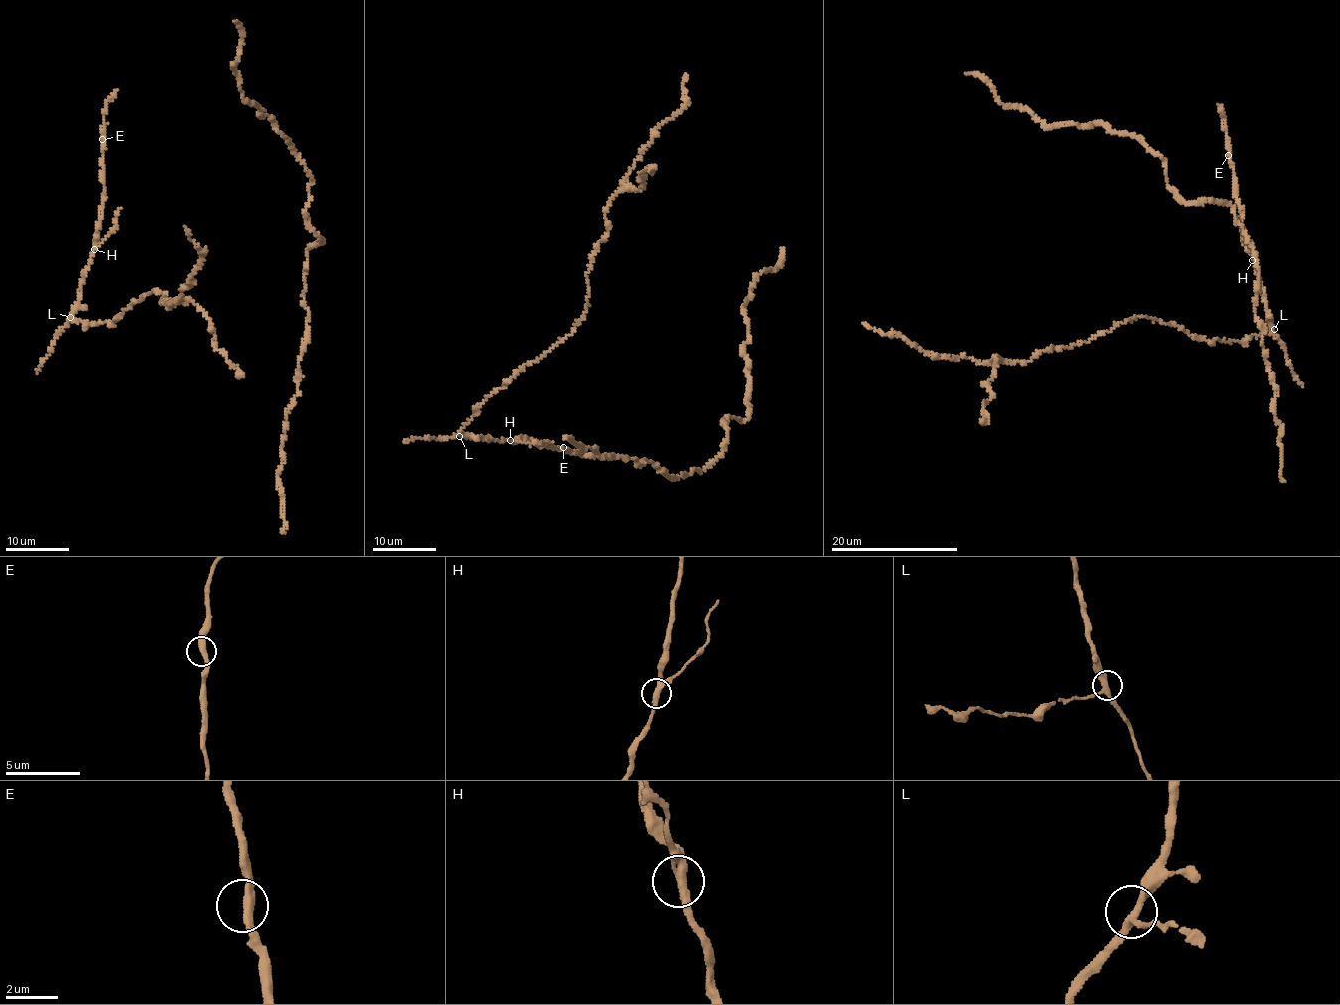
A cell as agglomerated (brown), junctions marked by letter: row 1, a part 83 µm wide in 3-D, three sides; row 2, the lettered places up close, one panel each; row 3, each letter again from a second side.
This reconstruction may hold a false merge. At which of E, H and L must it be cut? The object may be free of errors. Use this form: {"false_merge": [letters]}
{"false_merge": ["H"]}

